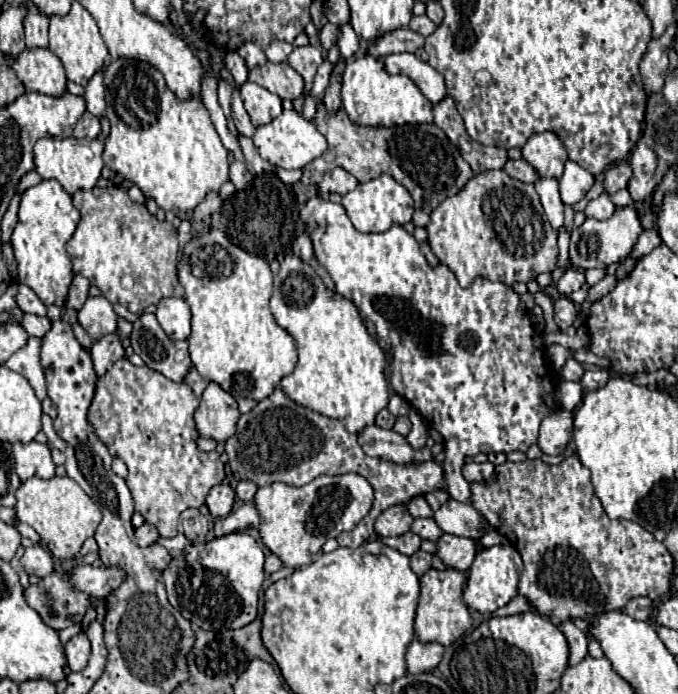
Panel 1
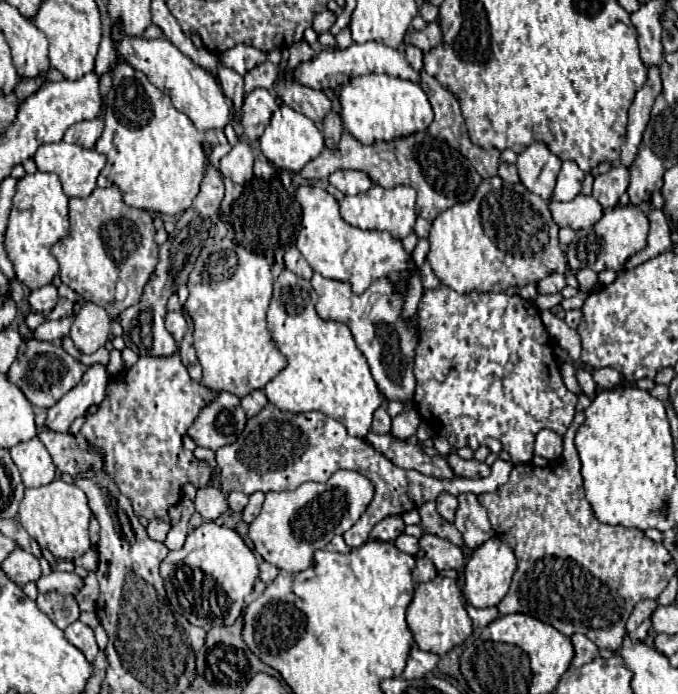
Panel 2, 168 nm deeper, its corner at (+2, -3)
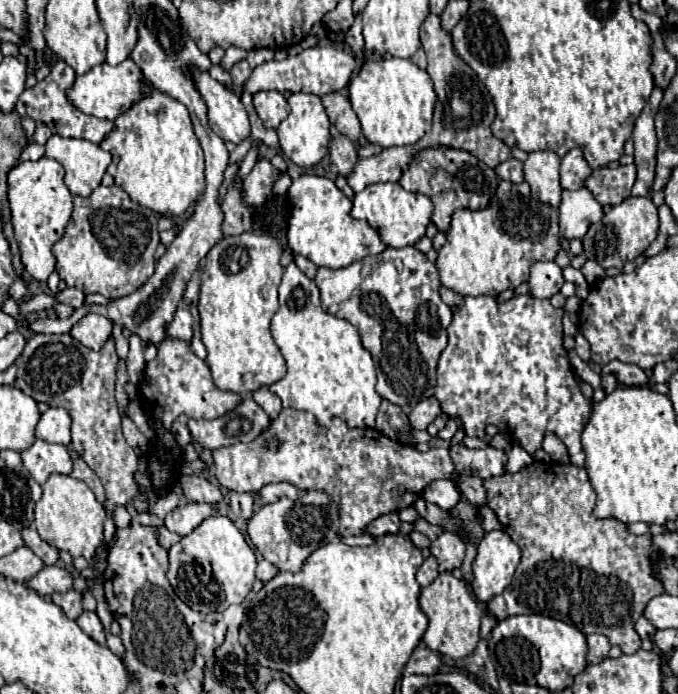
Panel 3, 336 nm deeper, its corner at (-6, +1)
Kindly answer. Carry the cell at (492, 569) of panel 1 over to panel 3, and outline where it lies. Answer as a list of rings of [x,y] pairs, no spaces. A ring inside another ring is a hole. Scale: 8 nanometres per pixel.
[[[504,530],[484,534],[478,544],[478,556],[472,562],[472,592],[480,602],[488,602],[510,586],[520,562],[520,548]]]

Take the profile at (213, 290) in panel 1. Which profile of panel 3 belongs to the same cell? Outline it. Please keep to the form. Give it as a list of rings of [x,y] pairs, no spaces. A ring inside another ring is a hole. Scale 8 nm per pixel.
[[[254,232],[222,238],[206,256],[202,268],[198,312],[200,312],[202,342],[208,350],[206,364],[212,366],[212,378],[220,390],[246,394],[258,390],[260,386],[270,386],[286,374],[284,356],[270,334],[270,320],[278,308],[278,286],[284,274],[284,268],[280,263],[281,256],[282,246],[278,244],[276,238]]]

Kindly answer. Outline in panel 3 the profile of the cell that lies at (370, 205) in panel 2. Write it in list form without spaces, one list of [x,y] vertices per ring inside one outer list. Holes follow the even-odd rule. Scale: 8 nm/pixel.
[[[398,182],[370,184],[362,192],[358,192],[352,200],[352,218],[366,220],[370,226],[378,228],[382,240],[394,248],[414,246],[414,242],[424,236],[430,216],[432,216],[432,202],[428,200],[428,196],[418,192],[408,192]]]

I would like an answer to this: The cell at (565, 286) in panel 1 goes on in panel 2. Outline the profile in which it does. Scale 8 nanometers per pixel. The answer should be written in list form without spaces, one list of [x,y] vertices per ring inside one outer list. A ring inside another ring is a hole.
[[[550,272],[536,286],[538,286],[538,294],[556,294],[556,292],[560,292],[566,286],[566,280],[564,280],[564,274]]]

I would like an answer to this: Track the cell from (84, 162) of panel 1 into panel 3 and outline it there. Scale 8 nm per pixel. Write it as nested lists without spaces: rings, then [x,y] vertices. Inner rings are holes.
[[[58,134],[48,138],[46,158],[54,158],[64,166],[64,182],[76,196],[90,196],[100,186],[104,172],[112,162],[110,152],[104,152],[98,144]]]

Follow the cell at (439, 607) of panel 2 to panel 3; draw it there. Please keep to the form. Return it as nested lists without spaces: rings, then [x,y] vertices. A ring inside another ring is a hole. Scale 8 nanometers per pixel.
[[[452,572],[440,574],[430,586],[422,588],[420,592],[420,608],[428,616],[428,630],[424,632],[424,644],[440,652],[444,656],[450,656],[454,660],[468,656],[478,640],[480,640],[480,618],[484,610],[480,608],[478,600],[472,596],[468,584],[464,580],[458,580],[452,576]]]

